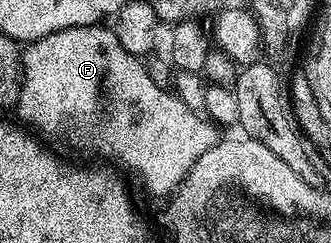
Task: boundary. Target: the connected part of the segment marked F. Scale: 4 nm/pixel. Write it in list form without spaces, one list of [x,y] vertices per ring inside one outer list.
[[[91,26],[88,28],[65,28],[56,34],[48,34],[39,40],[31,40],[21,49],[22,53],[22,85],[26,87],[26,96],[34,100],[34,120],[46,128],[43,137],[52,138],[55,132],[58,134],[53,138],[55,141],[66,143],[70,152],[78,156],[103,156],[106,160],[115,160],[122,168],[127,168],[132,175],[138,176],[138,180],[154,196],[169,197],[174,189],[181,184],[182,180],[190,172],[190,167],[198,161],[200,154],[208,150],[213,144],[218,143],[220,132],[213,123],[210,123],[203,115],[193,112],[184,104],[181,98],[171,91],[170,88],[161,88],[148,78],[148,70],[145,63],[139,57],[128,54],[124,46],[120,46],[120,38],[116,38],[113,27]]]

